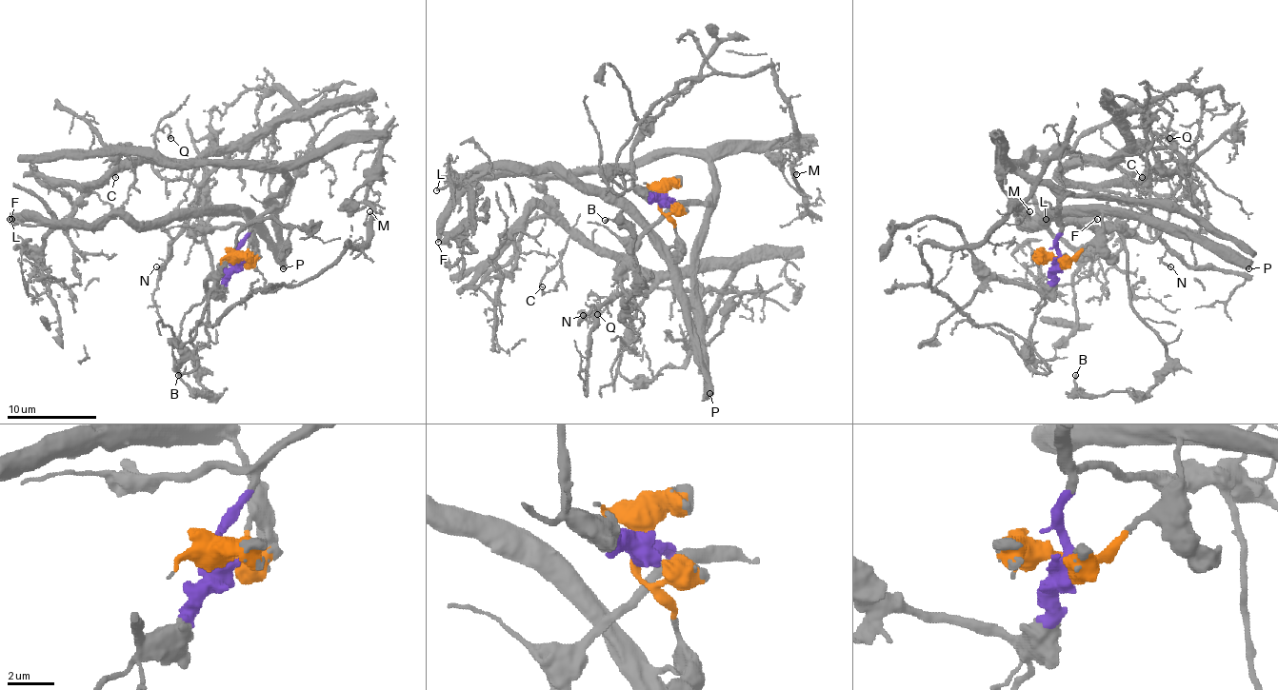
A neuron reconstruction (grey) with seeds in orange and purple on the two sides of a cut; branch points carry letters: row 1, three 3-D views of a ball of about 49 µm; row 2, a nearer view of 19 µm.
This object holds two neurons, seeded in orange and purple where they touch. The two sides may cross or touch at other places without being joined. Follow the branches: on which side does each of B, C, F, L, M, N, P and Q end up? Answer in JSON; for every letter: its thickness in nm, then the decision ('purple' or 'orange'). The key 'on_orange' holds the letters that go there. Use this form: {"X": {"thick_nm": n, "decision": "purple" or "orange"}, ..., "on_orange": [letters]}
{"B": {"thick_nm": 170, "decision": "purple"}, "C": {"thick_nm": 110, "decision": "purple"}, "F": {"thick_nm": 400, "decision": "orange"}, "L": {"thick_nm": 180, "decision": "orange"}, "M": {"thick_nm": 110, "decision": "purple"}, "N": {"thick_nm": 100, "decision": "purple"}, "P": {"thick_nm": 550, "decision": "orange"}, "Q": {"thick_nm": 160, "decision": "purple"}, "on_orange": ["F", "L", "P"]}

